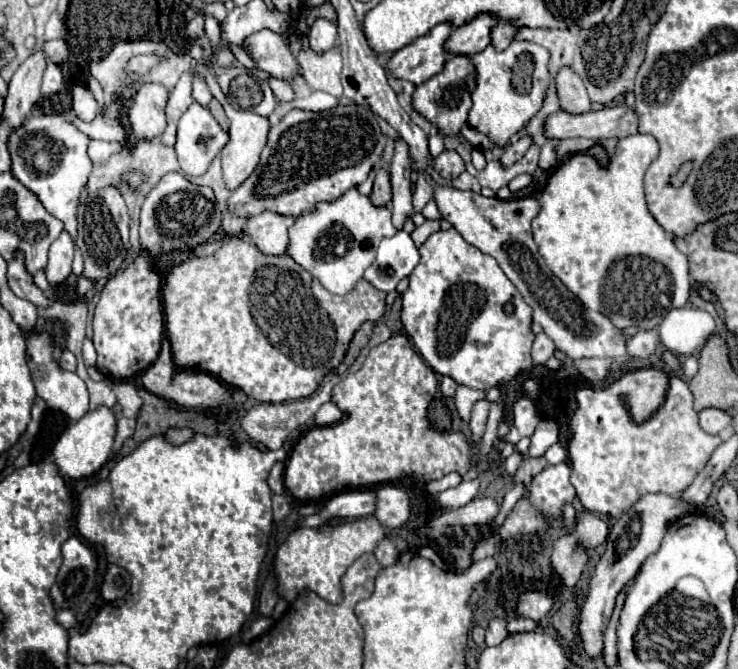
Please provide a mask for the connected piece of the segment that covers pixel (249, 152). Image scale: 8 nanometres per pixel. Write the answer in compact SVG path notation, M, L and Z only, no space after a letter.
M203 60L202 64L206 67L205 79L212 95L222 101L224 105L224 111L230 119L230 141L228 145L222 149L220 157L222 157L222 175L224 175L224 181L226 181L226 189L234 191L236 187L240 187L248 177L250 173L256 169L258 165L258 159L260 159L260 151L264 149L266 145L266 137L268 137L268 131L270 131L270 121L266 117L260 117L260 115L254 115L254 113L246 113L246 111L236 111L232 109L232 105L228 105L226 97L220 86L215 82L215 78L209 72L209 65Z

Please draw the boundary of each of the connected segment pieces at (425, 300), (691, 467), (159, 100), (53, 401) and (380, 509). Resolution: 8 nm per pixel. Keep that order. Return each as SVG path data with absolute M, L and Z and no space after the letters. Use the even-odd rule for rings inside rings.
M454 227L432 233L426 243L420 245L420 257L420 263L408 277L410 285L402 293L400 319L406 333L414 341L416 351L434 369L434 373L440 377L452 377L458 385L488 391L500 381L510 381L518 373L532 369L532 309L504 275L496 259L464 241L464 237ZM506 305L512 307L512 313L506 313Z
M680 377L670 379L664 403L644 423L634 423L626 403L618 399L616 389L612 387L606 389L582 387L576 389L574 395L578 409L570 419L570 441L568 441L568 459L572 463L570 481L576 489L576 495L580 497L582 505L588 511L620 517L644 493L658 493L658 491L668 495L682 493L694 481L694 477L704 469L714 449L722 443L718 435L708 435L698 425L698 413L692 409L692 391L688 383L682 381Z
M148 83L136 91L128 119L132 131L138 139L156 139L166 129L166 109L168 91L160 83Z
M26 333L26 353L28 353L28 367L36 385L36 393L48 403L48 407L66 413L74 421L84 417L84 413L88 413L90 409L86 383L76 373L68 373L58 365L56 359L58 359L60 349L52 343L52 335L50 333L38 333L38 335Z
M384 485L378 489L376 519L388 529L400 529L410 519L410 501L408 495L394 485Z

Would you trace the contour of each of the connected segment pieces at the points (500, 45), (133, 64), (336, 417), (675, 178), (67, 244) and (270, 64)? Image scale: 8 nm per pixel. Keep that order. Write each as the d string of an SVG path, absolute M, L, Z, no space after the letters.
M500 21L498 25L496 25L496 29L492 29L492 37L490 37L490 45L494 47L494 49L500 49L500 51L504 51L508 45L510 45L510 41L516 37L516 27L514 25L510 25L510 23L506 23L506 21Z
M142 55L142 57L130 59L130 63L128 63L126 69L128 69L130 73L134 73L134 75L144 75L144 73L148 73L156 63L158 63L158 61L156 61L154 55Z
M324 403L316 413L316 425L322 425L322 427L334 425L340 421L340 417L342 417L342 411L338 409L336 403Z
M692 161L684 163L684 165L670 177L670 185L672 185L672 187L680 187L680 185L684 185L684 181L686 181L686 177L688 177L690 171L692 171Z
M66 231L50 245L50 259L46 265L46 279L50 285L60 285L72 273L72 257L74 245Z
M264 29L260 33L252 33L252 37L246 37L244 47L256 67L268 71L272 77L290 79L298 75L296 57L288 51L282 35Z

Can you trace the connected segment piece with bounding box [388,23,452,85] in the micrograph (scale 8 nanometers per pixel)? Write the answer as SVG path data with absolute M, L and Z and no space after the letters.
M448 23L436 25L428 35L416 39L404 49L396 51L388 61L388 73L394 79L404 79L414 85L428 81L432 75L440 73L446 63L446 53L442 43L450 37L452 27Z

